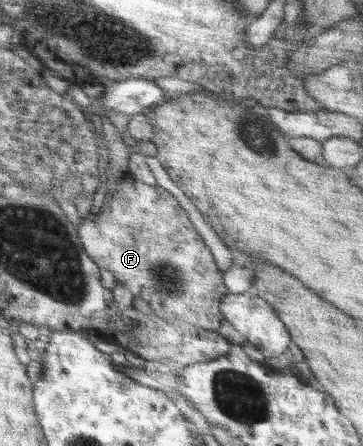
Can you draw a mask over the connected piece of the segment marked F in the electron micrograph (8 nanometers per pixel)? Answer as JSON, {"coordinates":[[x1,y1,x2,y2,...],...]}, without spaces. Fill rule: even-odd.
{"coordinates":[[128,179,122,180,111,195,109,205,105,204,96,214,88,214,77,226,77,234,86,254,100,268,114,274,118,280,135,297,142,298,150,304,152,313,164,320,184,320,189,324,215,331,224,322,220,311,220,300,229,290,223,283,223,272,218,269,210,249,202,240,194,225,190,223,186,211,172,193,160,185,140,184,138,188]]}

